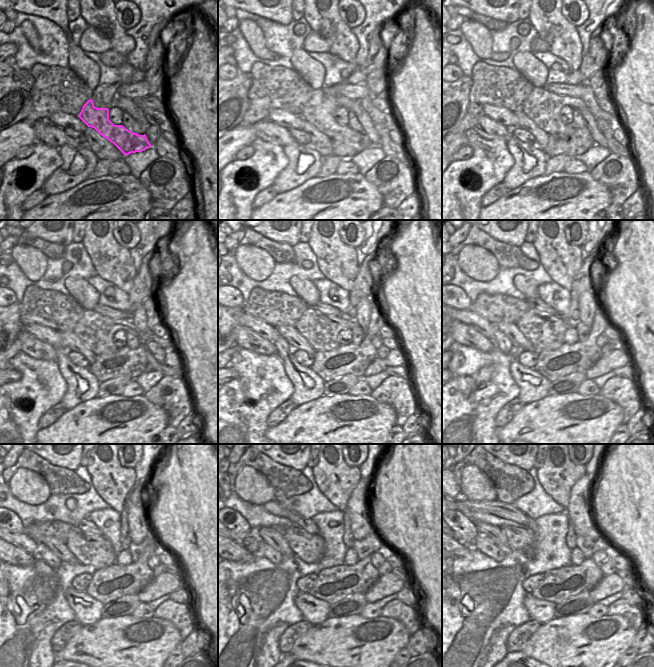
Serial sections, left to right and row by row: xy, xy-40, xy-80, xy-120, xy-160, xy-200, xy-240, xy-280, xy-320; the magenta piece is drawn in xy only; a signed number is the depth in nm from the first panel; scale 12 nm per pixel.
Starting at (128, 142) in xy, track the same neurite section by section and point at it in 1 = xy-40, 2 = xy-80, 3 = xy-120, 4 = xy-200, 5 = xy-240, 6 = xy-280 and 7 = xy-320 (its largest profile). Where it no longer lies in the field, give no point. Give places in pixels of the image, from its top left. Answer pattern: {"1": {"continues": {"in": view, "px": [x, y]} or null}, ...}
{"1": {"continues": {"in": "xy-40", "px": [319, 110]}}, "2": {"continues": {"in": "xy-80", "px": [543, 107]}}, "3": {"continues": {"in": "xy-120", "px": [96, 331]}}, "4": {"continues": {"in": "xy-200", "px": [545, 331]}}, "5": {"continues": {"in": "xy-240", "px": [97, 551]}}, "6": {"continues": {"in": "xy-280", "px": [308, 547]}}, "7": {"continues": {"in": "xy-320", "px": [522, 539]}}}

